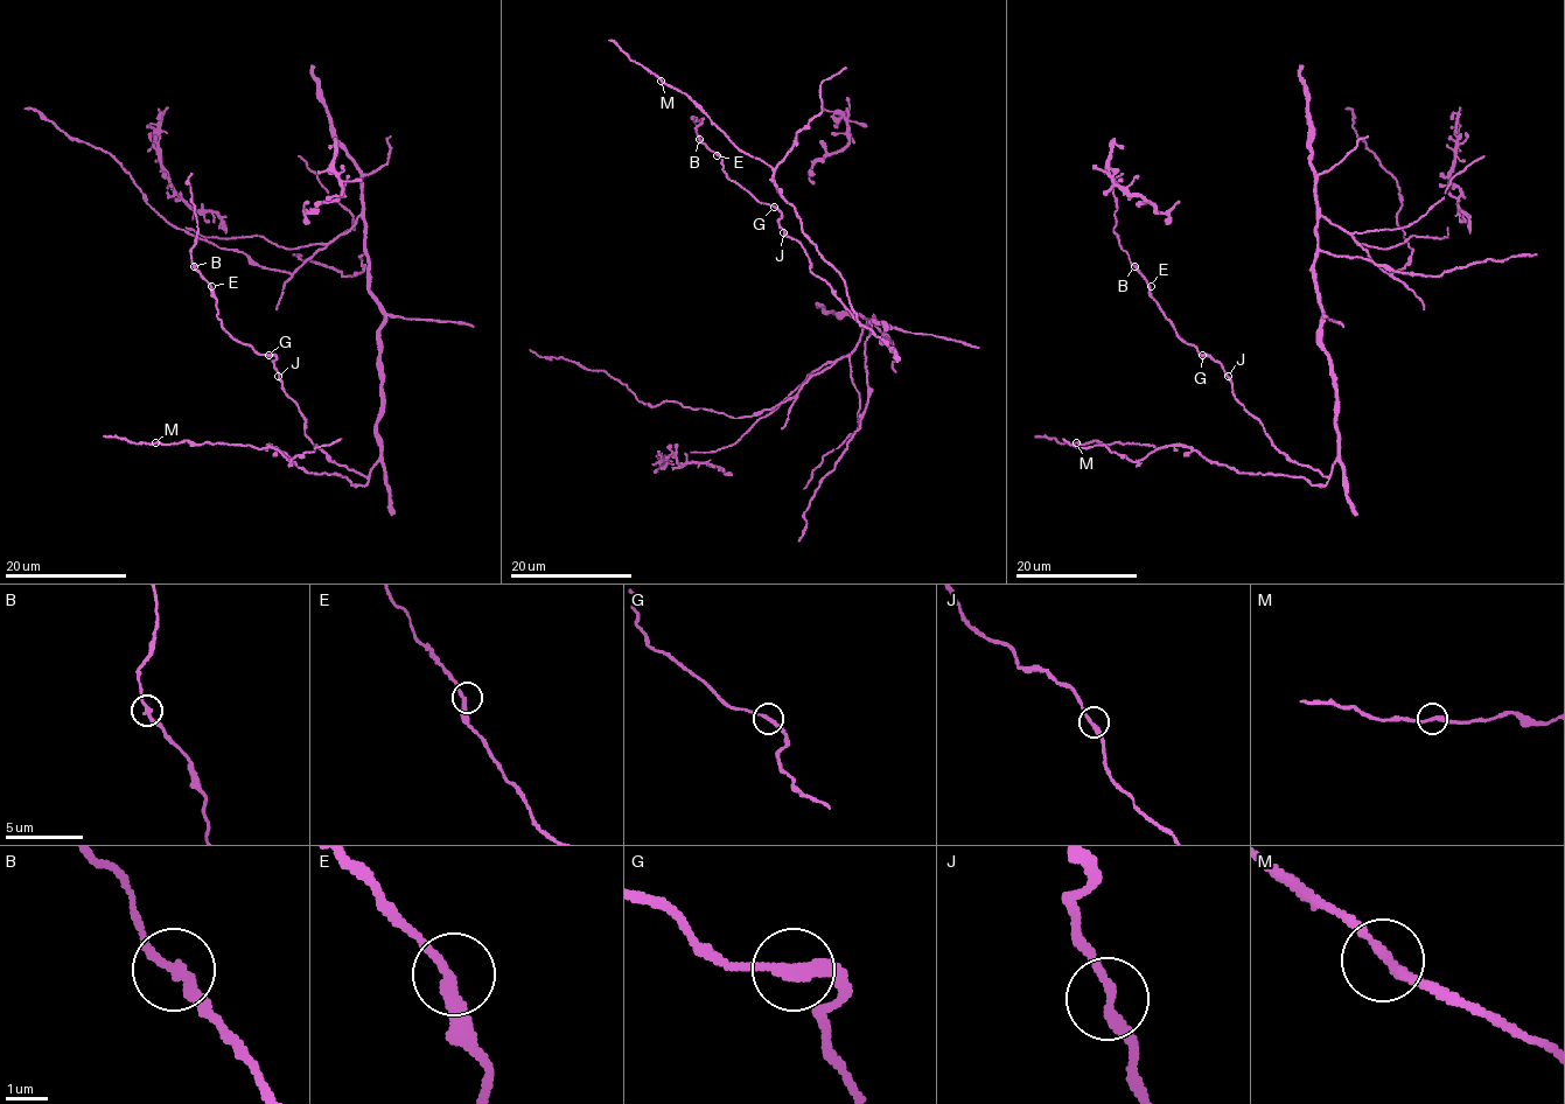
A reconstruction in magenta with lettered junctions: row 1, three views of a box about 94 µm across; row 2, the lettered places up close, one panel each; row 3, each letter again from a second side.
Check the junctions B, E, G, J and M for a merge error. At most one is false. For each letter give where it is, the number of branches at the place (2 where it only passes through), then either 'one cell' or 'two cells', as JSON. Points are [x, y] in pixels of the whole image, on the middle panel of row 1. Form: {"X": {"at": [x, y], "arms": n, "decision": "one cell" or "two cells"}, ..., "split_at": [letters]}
{"B": {"at": [699, 139], "arms": 2, "decision": "two cells"}, "E": {"at": [717, 155], "arms": 2, "decision": "one cell"}, "G": {"at": [774, 207], "arms": 2, "decision": "one cell"}, "J": {"at": [783, 232], "arms": 2, "decision": "one cell"}, "M": {"at": [661, 81], "arms": 2, "decision": "one cell"}, "split_at": ["B"]}

